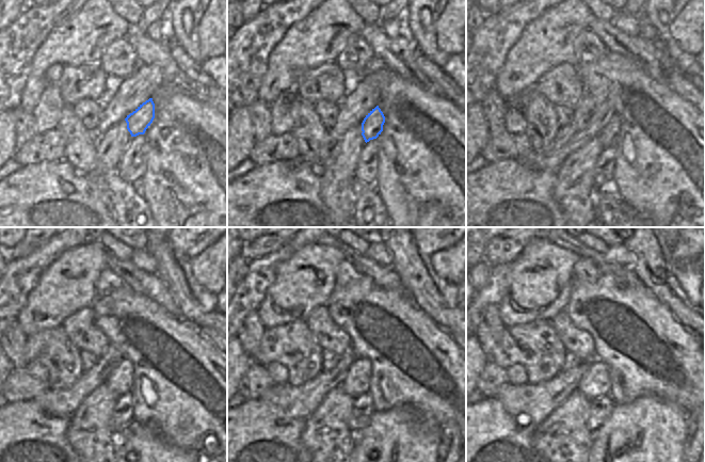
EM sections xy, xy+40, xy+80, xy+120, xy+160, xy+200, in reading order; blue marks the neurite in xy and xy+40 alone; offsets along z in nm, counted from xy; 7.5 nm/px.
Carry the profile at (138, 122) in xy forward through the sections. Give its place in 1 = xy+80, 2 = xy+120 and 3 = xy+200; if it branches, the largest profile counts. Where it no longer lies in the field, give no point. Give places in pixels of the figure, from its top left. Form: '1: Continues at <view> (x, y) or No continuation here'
1: Continues at xy+80 (610, 127)
2: Continues at xy+120 (119, 380)
3: Continues at xy+200 (595, 383).

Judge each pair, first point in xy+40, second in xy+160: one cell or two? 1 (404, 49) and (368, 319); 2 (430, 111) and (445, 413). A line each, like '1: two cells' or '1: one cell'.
1: two cells
2: one cell

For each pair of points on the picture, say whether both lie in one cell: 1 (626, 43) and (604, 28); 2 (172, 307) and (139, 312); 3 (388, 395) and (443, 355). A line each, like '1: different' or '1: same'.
1: same
2: different
3: same

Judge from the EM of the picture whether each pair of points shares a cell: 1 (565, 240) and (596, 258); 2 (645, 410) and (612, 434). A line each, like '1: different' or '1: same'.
1: same
2: same

